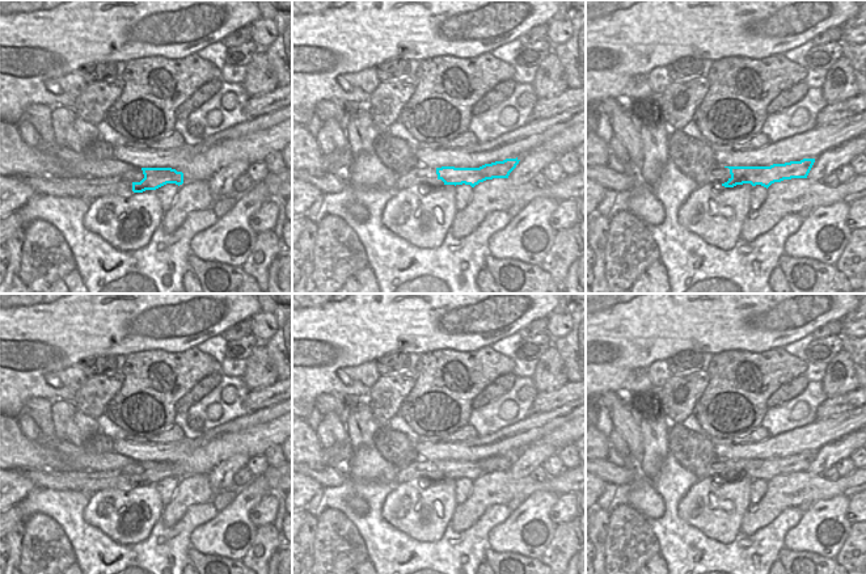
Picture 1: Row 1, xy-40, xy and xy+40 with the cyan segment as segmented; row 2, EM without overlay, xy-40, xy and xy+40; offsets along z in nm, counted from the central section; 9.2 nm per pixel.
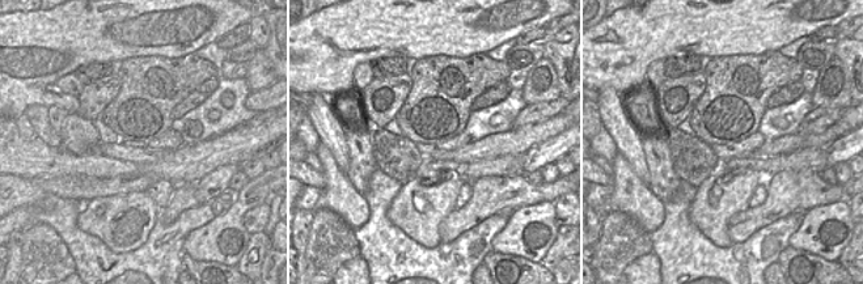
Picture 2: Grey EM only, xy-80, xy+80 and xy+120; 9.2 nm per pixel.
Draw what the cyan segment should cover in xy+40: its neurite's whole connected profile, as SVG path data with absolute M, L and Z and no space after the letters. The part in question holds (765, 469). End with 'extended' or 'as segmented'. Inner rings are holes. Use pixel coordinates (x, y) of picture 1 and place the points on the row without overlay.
M803 452L770 460L714 460L705 470L704 477L721 477L725 481L751 477L769 481L774 476L791 472L807 472L815 452Z; extended

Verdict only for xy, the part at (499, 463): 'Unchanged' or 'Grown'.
Grown

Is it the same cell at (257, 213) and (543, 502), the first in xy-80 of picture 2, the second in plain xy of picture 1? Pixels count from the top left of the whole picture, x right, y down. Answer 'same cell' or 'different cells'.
different cells

